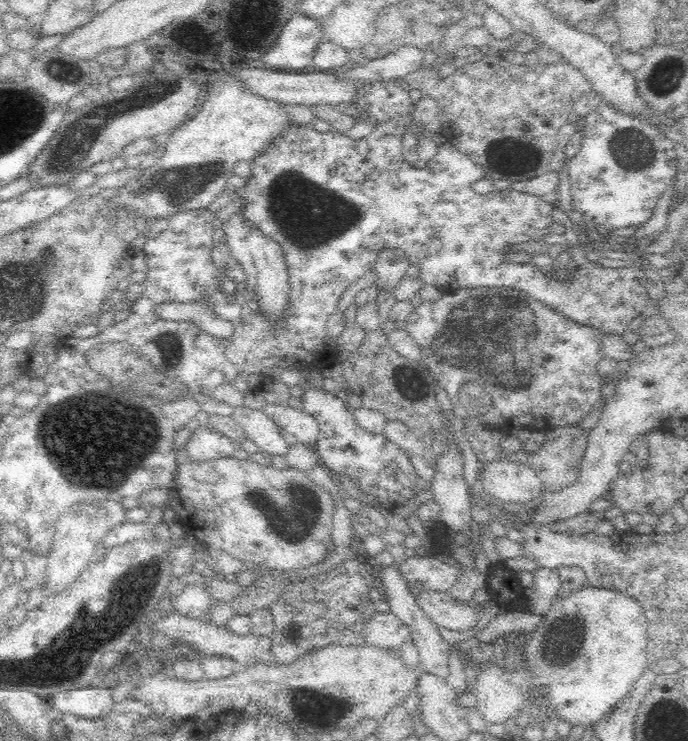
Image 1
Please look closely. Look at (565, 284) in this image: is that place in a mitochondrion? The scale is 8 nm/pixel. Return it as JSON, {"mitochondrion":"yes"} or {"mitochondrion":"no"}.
{"mitochondrion":"no"}

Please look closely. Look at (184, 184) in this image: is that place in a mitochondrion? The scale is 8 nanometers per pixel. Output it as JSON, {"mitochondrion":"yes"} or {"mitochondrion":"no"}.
{"mitochondrion":"yes"}

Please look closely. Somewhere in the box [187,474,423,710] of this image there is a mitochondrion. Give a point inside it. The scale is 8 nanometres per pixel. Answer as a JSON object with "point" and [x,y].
{"point":[290,512]}

